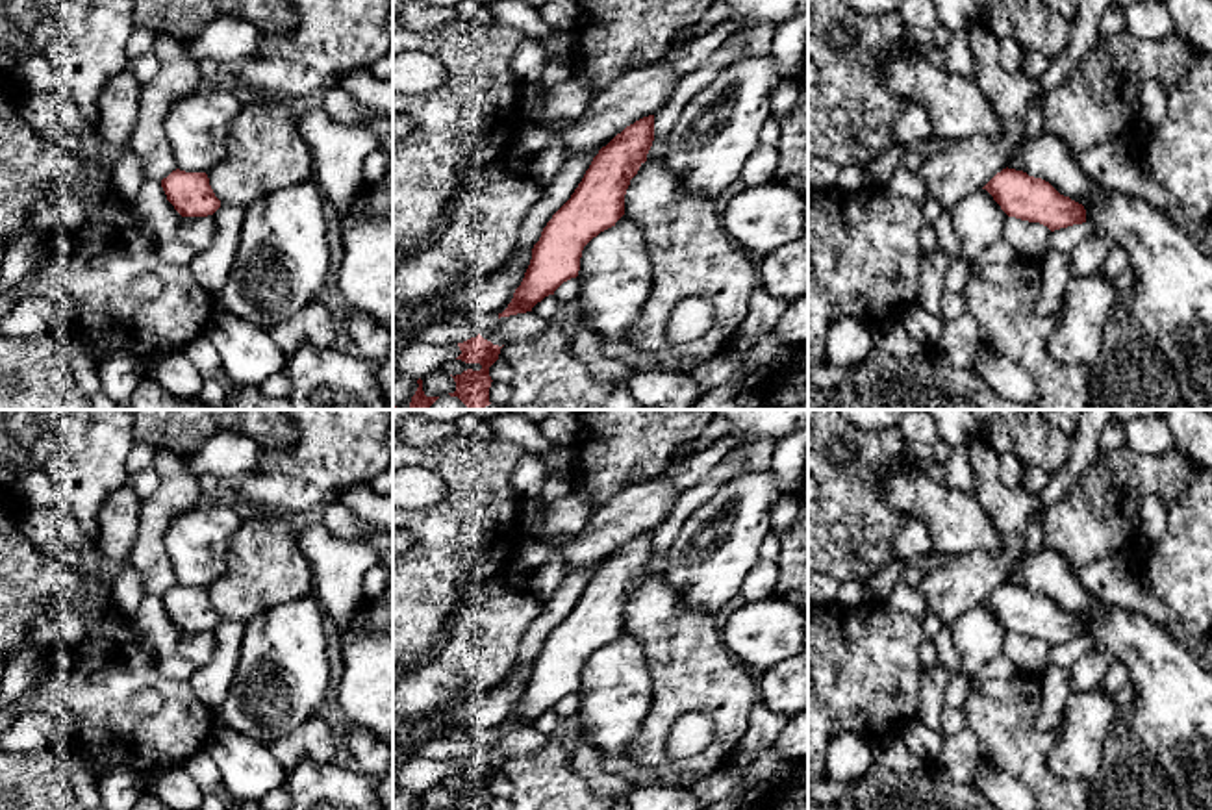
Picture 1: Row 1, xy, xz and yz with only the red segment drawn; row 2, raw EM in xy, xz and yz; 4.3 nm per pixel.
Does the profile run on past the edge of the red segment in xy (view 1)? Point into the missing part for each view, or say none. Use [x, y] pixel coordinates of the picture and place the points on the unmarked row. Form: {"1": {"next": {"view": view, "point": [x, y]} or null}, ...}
{"1": {"next": null}}

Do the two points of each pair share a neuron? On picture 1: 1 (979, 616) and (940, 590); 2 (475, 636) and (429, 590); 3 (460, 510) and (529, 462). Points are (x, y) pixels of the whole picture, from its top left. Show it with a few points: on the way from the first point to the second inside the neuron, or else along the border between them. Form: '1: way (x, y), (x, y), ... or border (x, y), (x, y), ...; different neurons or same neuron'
1: border (981, 603), (949, 625); different neurons
2: border (475, 599), (458, 612), (447, 638), (434, 655); different neurons
3: border (525, 451), (512, 475), (512, 486), (519, 497); different neurons

